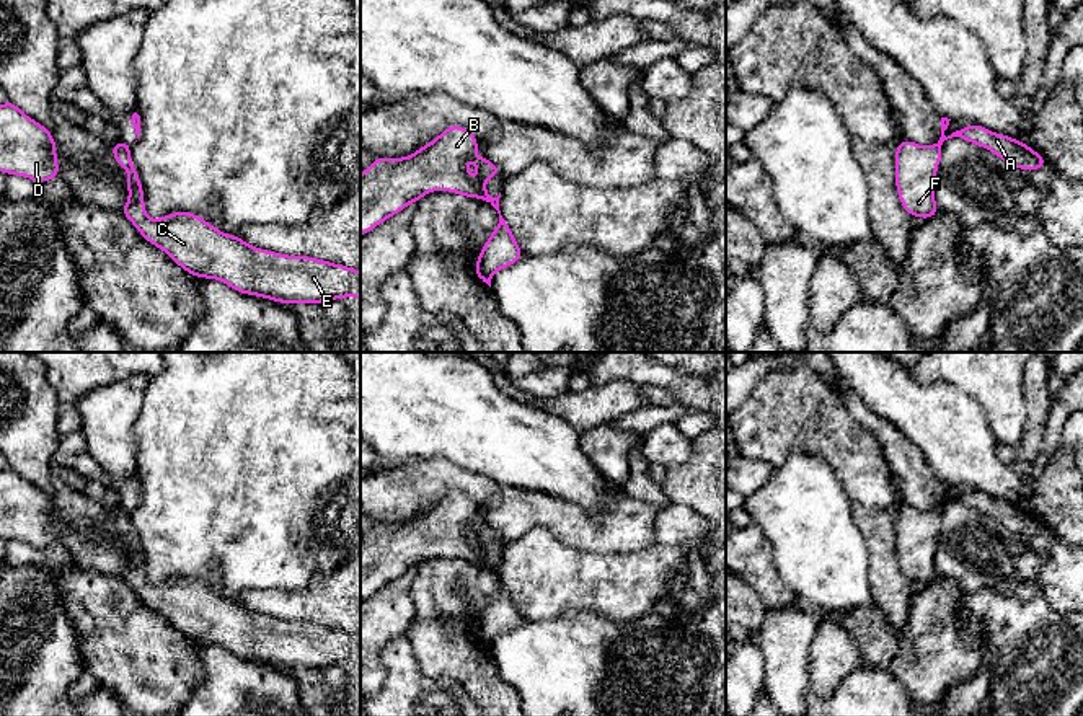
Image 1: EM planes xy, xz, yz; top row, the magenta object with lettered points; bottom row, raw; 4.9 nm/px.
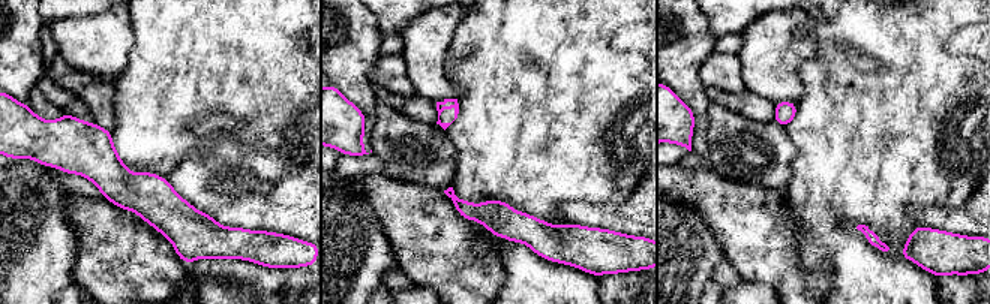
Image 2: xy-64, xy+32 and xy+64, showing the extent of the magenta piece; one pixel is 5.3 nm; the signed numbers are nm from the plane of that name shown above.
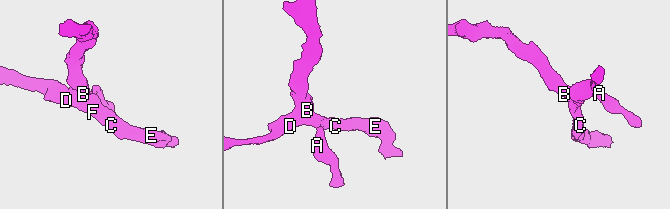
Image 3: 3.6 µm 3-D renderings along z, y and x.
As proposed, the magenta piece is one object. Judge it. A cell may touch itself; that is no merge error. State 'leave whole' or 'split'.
split

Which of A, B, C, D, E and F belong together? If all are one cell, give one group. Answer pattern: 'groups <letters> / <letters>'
groups A / B C D E F

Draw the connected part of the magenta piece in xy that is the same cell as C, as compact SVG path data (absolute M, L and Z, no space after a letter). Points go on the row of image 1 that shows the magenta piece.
M121 142L111 148L116 161L127 170L129 201L121 212L148 243L163 250L194 277L219 279L241 294L279 303L360 298L360 272L352 267L254 248L191 212L148 219L139 171L132 165L129 148Z

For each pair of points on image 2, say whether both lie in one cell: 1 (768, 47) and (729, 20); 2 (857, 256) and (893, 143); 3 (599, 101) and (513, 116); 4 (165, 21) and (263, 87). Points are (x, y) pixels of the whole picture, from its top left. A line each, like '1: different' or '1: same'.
1: different
2: same
3: same
4: same

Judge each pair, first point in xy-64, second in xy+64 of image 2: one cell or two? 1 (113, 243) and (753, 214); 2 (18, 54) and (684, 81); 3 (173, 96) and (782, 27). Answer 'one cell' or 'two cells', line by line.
1: one cell
2: one cell
3: two cells

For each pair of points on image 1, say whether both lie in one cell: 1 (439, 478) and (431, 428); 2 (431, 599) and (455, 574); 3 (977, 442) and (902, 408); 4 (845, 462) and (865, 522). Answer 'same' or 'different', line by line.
1: different
2: same
3: same
4: different

